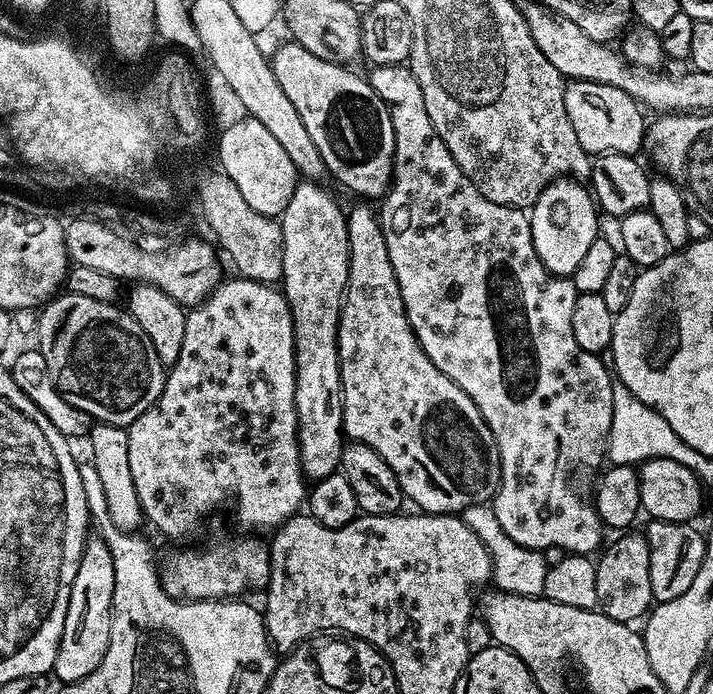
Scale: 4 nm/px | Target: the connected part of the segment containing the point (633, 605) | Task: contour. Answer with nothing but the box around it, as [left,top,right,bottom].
[595,530,654,622]

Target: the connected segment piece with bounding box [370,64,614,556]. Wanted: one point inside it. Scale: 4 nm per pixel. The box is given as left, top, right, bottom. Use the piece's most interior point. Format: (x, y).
(489, 315)

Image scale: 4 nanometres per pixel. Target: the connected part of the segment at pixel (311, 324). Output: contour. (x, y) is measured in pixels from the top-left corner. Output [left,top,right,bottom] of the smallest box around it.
[279,178,348,482]

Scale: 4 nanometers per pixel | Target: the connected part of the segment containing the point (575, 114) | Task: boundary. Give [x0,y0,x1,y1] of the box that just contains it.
[564,80,645,158]

